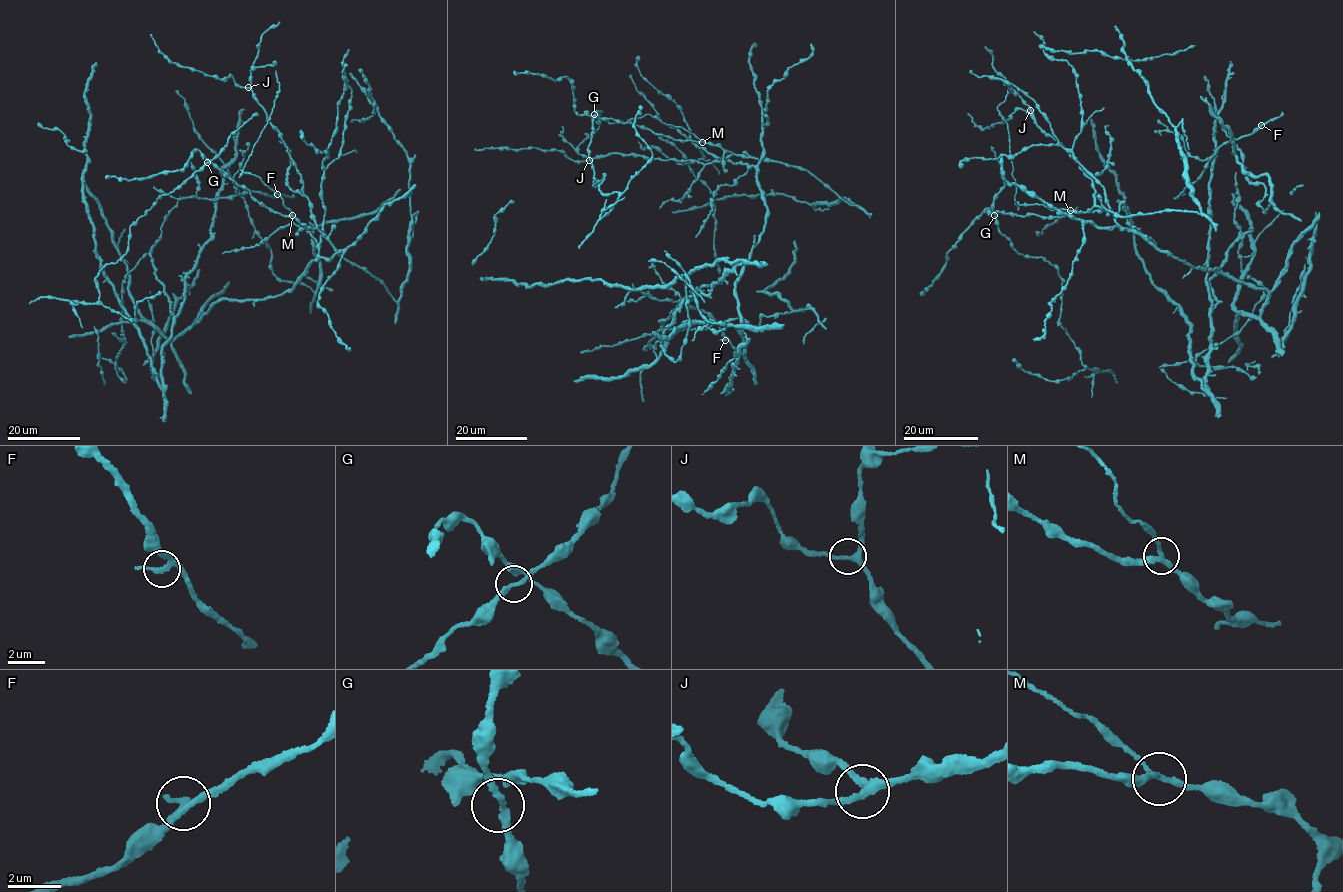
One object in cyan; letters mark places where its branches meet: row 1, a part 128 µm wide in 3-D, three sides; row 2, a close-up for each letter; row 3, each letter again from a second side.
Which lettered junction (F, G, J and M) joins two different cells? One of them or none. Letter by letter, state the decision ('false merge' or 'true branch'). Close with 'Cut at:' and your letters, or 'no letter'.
F: true branch
G: true branch
J: true branch
M: false merge
Cut at: M

